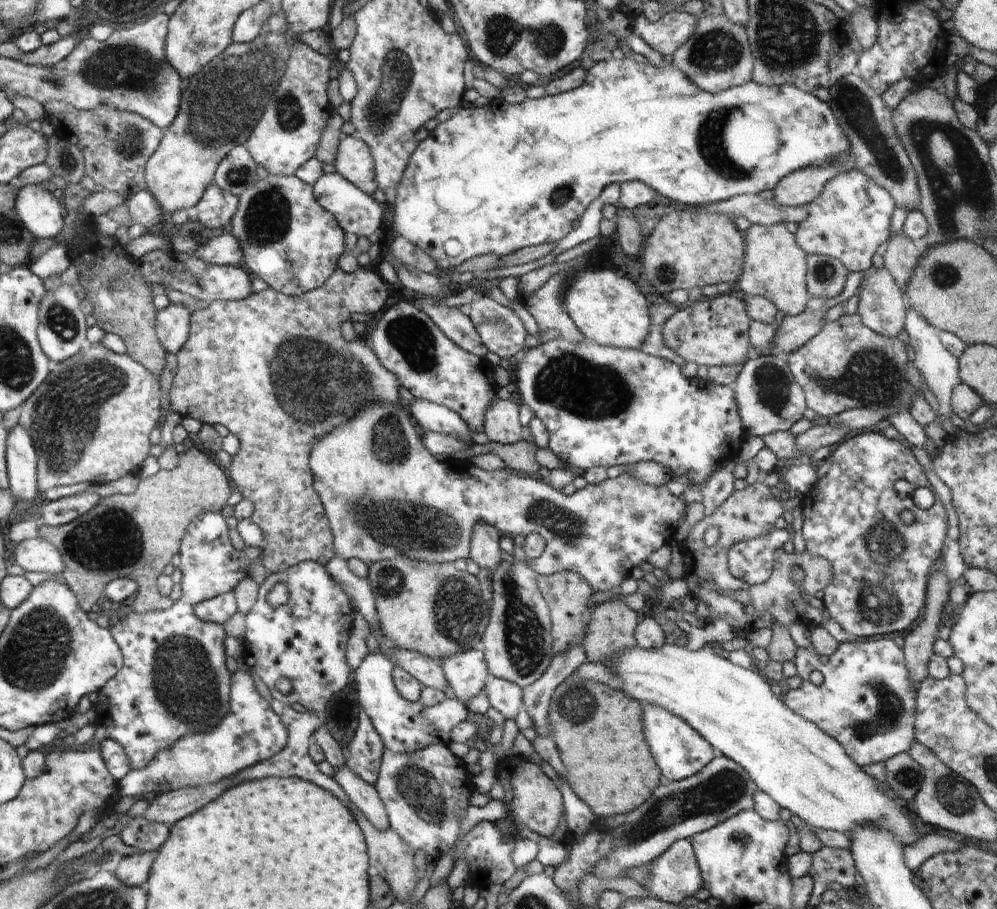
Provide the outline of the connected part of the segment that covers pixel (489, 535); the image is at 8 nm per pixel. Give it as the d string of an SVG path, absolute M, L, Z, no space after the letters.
M486 521L476 522L471 530L470 555L479 567L492 571L502 561L499 538L501 532Z

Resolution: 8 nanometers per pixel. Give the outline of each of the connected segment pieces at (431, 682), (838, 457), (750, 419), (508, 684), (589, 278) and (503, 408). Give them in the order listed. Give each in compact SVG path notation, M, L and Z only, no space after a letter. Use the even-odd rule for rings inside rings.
M392 648L398 664L416 677L424 687L432 687L447 693L449 682L438 660L416 651Z
M860 432L860 434L852 436L852 438L846 440L846 442L838 444L836 450L834 450L828 459L830 459L830 468L828 468L828 472L826 472L824 478L822 478L822 480L817 480L808 493L801 495L800 500L800 508L802 509L803 514L802 536L806 542L805 550L815 557L820 557L828 561L833 568L833 580L823 590L824 597L821 599L823 606L828 609L828 614L830 614L831 618L840 624L849 635L855 636L855 638L872 639L878 638L877 636L884 636L884 634L894 634L894 632L905 632L906 634L906 632L912 630L912 628L922 620L929 576L936 571L935 564L937 563L937 560L942 557L942 549L945 541L948 539L946 536L947 517L940 495L936 493L934 488L932 488L931 484L928 482L926 471L924 470L924 467L918 463L916 457L914 457L912 449L906 448L906 446L899 441L884 437L881 432ZM900 479L910 482L913 488L921 486L928 487L934 495L933 505L928 509L922 510L912 501L912 496L900 498L894 487L894 482ZM904 510L910 510L910 512L914 514L915 520L912 524L904 524L900 519L900 513Z
M776 354L753 356L744 363L734 390L747 436L789 431L795 422L808 415L802 387L792 378L788 363Z
M490 676L486 681L485 691L491 706L505 719L516 716L522 709L524 689L515 682Z
M582 268L567 290L564 308L588 341L599 345L639 349L649 335L651 322L647 304L648 300L628 277L622 278L622 274L616 276L610 270Z
M510 399L491 400L483 416L483 431L490 441L514 444L525 437L519 421L519 406Z

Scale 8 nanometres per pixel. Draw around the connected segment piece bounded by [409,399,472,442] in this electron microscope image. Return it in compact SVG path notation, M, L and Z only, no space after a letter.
M414 399L409 403L414 420L426 431L456 435L470 441L468 424L452 409L424 399Z

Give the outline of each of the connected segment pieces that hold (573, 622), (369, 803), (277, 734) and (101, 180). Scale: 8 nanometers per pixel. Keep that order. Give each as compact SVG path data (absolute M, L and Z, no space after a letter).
M570 570L560 571L550 576L538 576L536 580L551 613L551 635L554 637L554 651L556 653L567 651L570 645L582 647L583 636L591 619L592 607L588 606L588 602L590 602L590 595L594 593L593 588L581 574Z
M345 764L335 770L333 779L376 828L385 829L389 826L384 803L375 785L367 783Z
M241 664L231 686L228 714L214 728L186 735L179 742L171 744L171 748L166 747L158 752L146 767L128 771L120 779L121 793L128 796L150 792L164 794L186 787L218 783L278 754L287 746L288 738L289 728L284 720L256 691L249 670Z
M46 101L43 107L44 118L54 126L56 134L65 135L83 152L85 176L95 184L109 191L126 190L132 195L147 189L145 166L165 133L156 123L104 103L89 111L78 111L64 101Z

